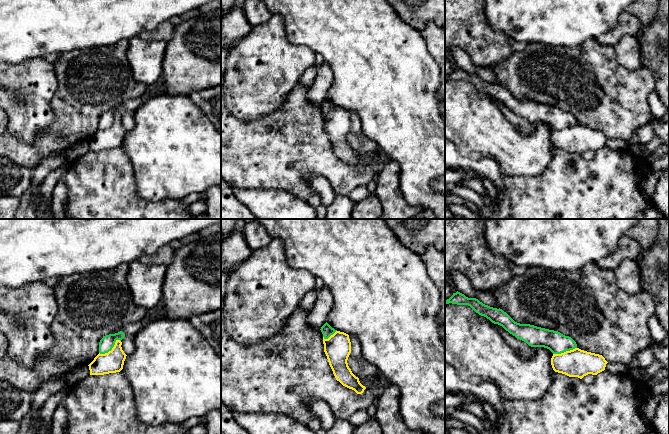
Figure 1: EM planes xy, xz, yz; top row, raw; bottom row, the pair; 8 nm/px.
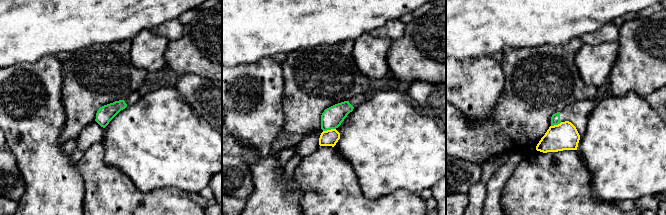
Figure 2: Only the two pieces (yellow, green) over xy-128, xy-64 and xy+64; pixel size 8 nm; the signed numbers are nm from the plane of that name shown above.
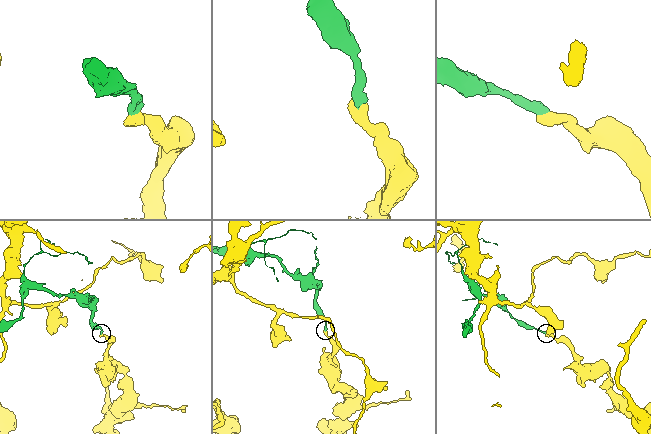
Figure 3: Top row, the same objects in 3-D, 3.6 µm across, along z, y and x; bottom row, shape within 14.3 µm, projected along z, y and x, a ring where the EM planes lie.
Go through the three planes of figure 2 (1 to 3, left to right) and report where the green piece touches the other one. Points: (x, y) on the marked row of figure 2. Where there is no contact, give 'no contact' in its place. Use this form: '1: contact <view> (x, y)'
1: no contact
2: contact xy-64 (329, 130)
3: contact xy+64 (556, 125)

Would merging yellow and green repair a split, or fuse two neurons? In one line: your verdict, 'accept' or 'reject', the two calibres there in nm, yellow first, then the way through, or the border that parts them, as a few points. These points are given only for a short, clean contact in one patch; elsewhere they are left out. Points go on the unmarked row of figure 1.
reject; calibres 170 and 120 nm; border xy (120, 116), (117, 116), (114, 122), (107, 128), (99, 129)

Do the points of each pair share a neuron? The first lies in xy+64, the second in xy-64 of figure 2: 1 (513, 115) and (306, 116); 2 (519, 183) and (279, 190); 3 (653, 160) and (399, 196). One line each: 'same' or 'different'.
1: same
2: different
3: different

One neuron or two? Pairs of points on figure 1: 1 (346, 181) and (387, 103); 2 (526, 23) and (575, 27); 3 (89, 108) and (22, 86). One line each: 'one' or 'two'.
1: two
2: one
3: two

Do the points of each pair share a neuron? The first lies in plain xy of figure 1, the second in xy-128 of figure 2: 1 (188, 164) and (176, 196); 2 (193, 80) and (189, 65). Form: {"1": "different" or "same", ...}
{"1": "different", "2": "same"}

